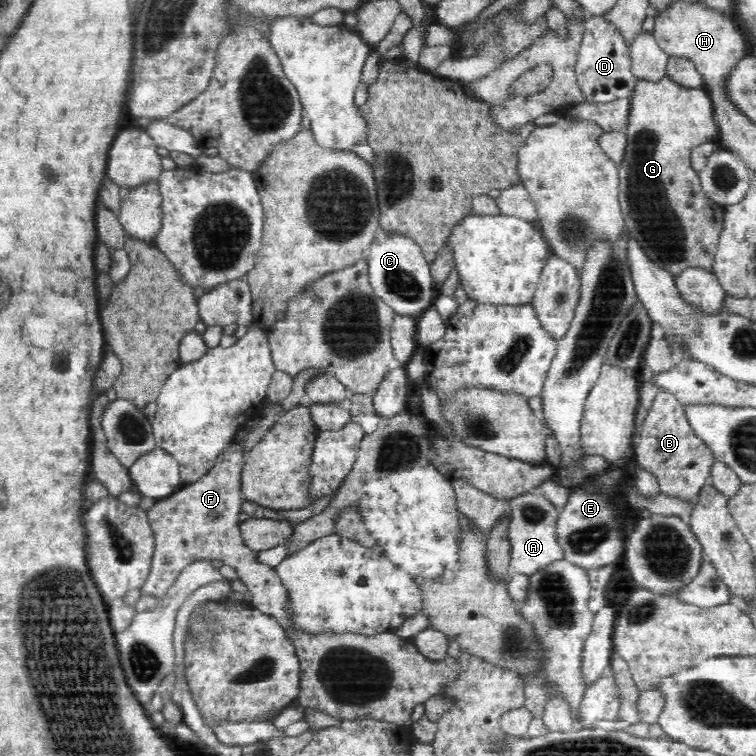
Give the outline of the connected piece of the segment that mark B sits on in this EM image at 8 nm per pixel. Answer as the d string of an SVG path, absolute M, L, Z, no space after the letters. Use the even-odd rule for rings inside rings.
M660 391L647 412L644 424L638 430L633 456L642 470L656 476L662 494L687 501L698 495L702 486L708 483L715 458L713 451L696 436L684 408L676 396Z

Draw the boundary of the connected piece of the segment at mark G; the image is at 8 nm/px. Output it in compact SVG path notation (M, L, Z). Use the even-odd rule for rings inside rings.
M668 75L662 76L656 82L638 79L634 92L630 96L630 113L628 116L628 125L624 129L626 133L626 150L624 158L618 165L619 167L619 202L621 206L622 216L625 217L626 230L630 232L631 237L640 247L651 262L662 267L663 270L670 271L672 275L680 275L687 268L700 267L712 270L717 253L719 236L723 225L723 214L725 207L714 203L710 198L707 198L701 186L700 176L694 171L692 161L690 159L692 148L698 147L698 144L717 142L719 140L718 123L715 120L715 112L712 99L707 91L703 88L684 88L674 82Z

